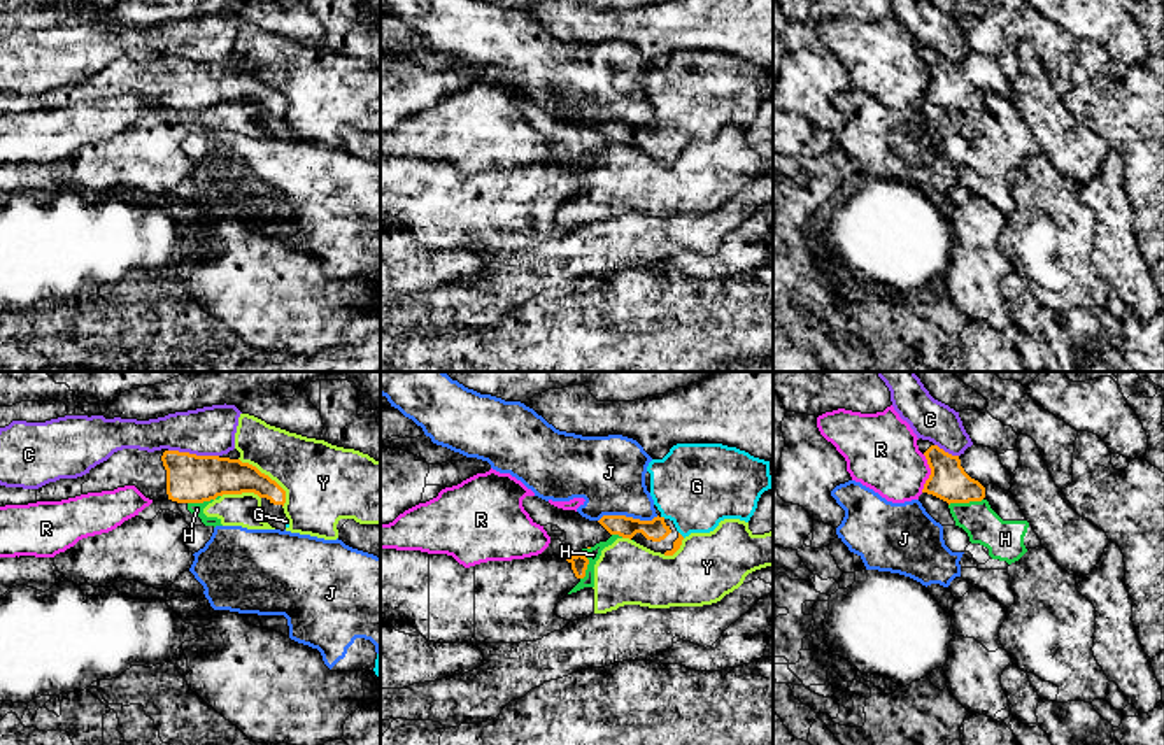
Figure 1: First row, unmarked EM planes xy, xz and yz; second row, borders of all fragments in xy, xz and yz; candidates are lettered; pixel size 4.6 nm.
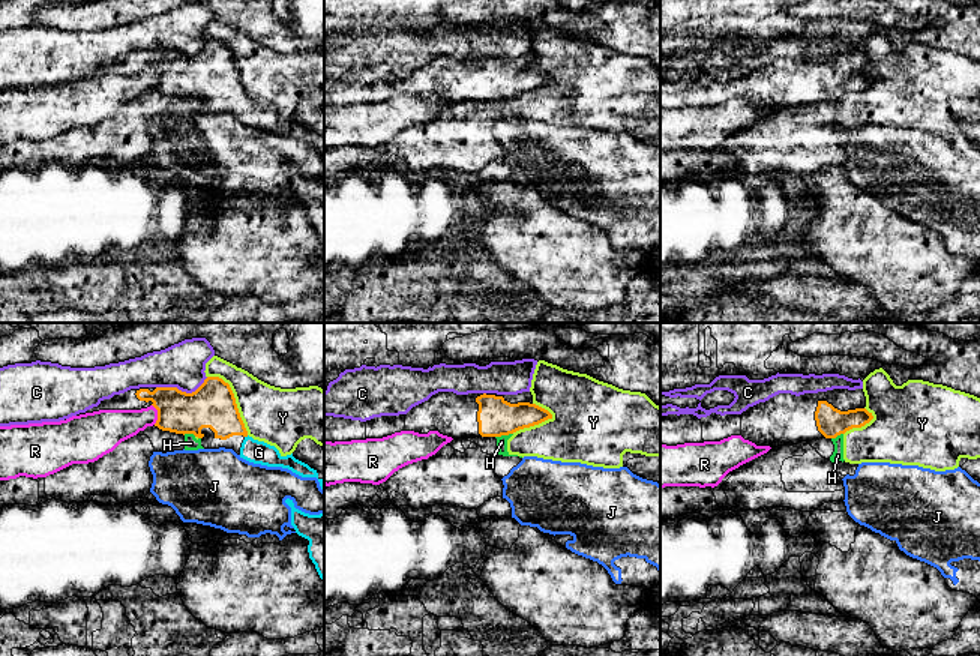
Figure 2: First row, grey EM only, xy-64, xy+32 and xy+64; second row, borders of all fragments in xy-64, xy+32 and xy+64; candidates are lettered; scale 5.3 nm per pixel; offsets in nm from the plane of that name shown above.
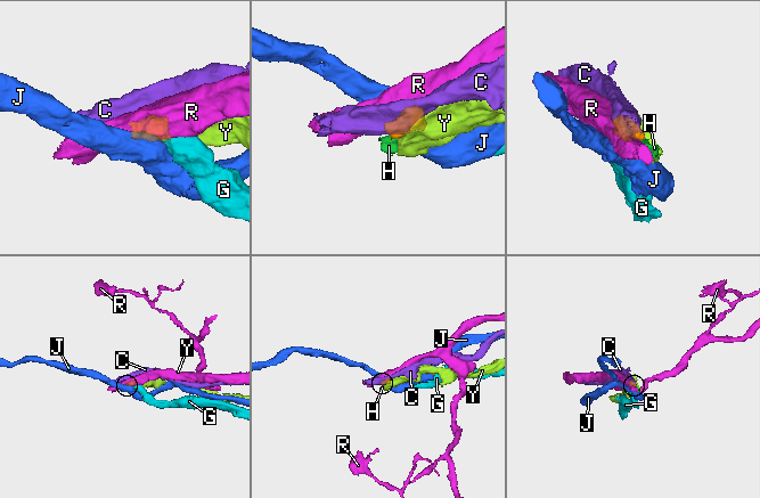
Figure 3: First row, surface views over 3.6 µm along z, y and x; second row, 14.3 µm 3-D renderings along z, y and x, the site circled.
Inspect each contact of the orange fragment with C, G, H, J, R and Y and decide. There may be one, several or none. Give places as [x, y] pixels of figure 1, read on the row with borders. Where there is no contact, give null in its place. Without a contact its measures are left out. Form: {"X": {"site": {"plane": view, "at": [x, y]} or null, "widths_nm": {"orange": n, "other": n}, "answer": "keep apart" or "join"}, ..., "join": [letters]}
{"C": {"site": {"plane": "xy", "at": [193, 454]}, "widths_nm": {"orange": 220, "other": 220}, "answer": "keep apart"}, "G": {"site": {"plane": "xz", "at": [681, 535]}, "widths_nm": {"orange": 40, "other": 400}, "answer": "join"}, "H": {"site": {"plane": "yz", "at": [965, 502]}, "widths_nm": {"orange": 170, "other": 180}, "answer": "keep apart"}, "J": {"site": {"plane": "xz", "at": [628, 517]}, "widths_nm": {"orange": 110, "other": 340}, "answer": "keep apart"}, "R": {"site": {"plane": "yz", "at": [931, 474]}, "widths_nm": {"orange": 170, "other": 320}, "answer": "keep apart"}, "Y": {"site": {"plane": "xy", "at": [269, 477]}, "widths_nm": {"orange": 180, "other": 360}, "answer": "keep apart"}, "join": ["G"]}

